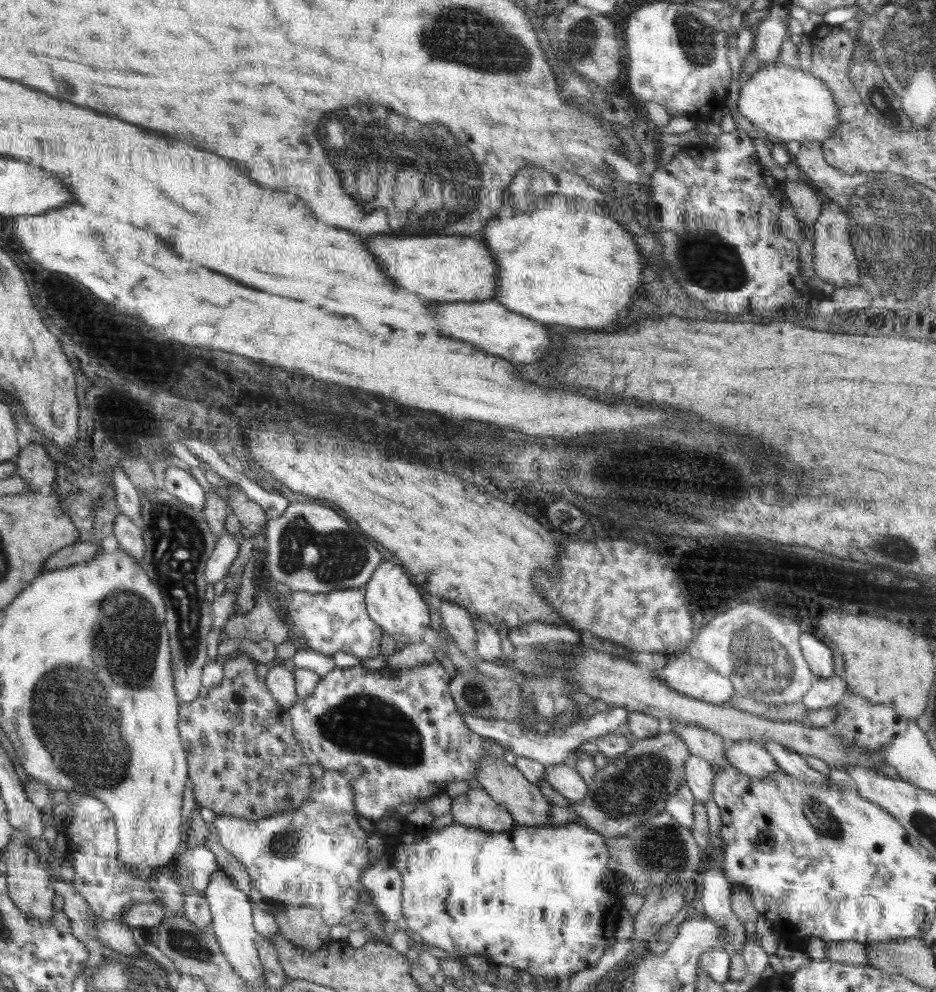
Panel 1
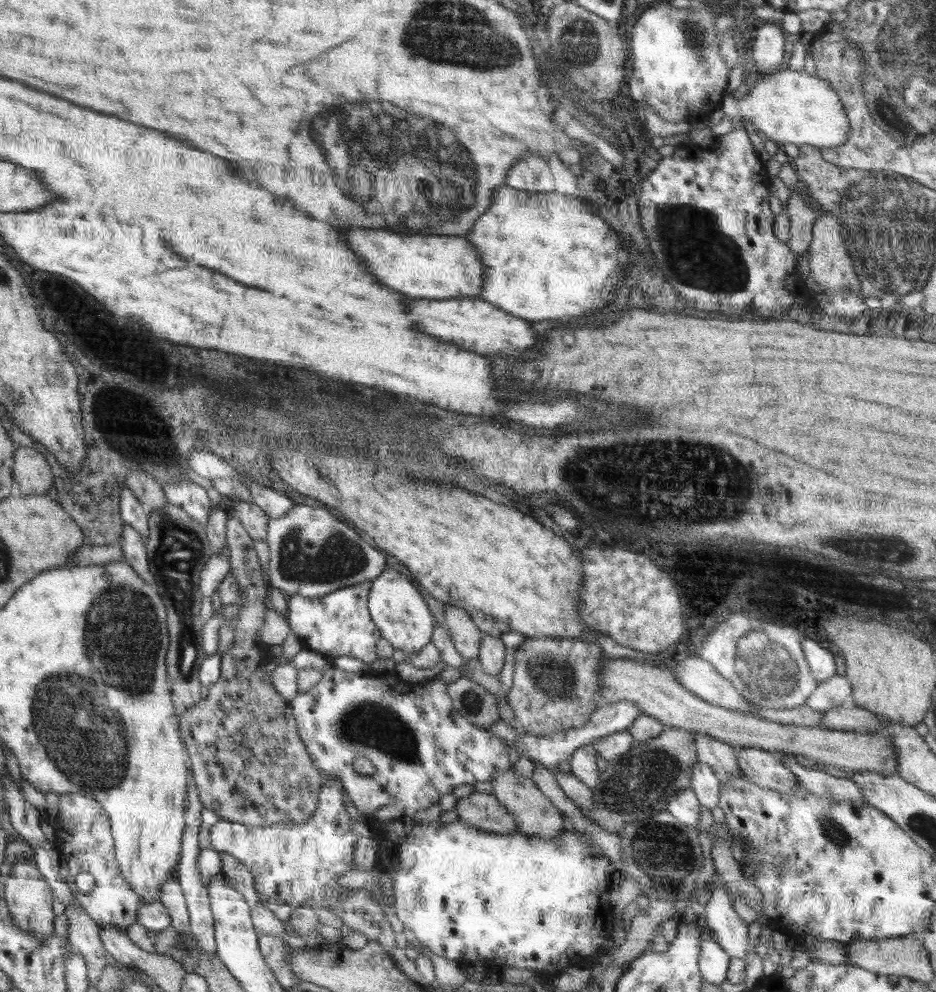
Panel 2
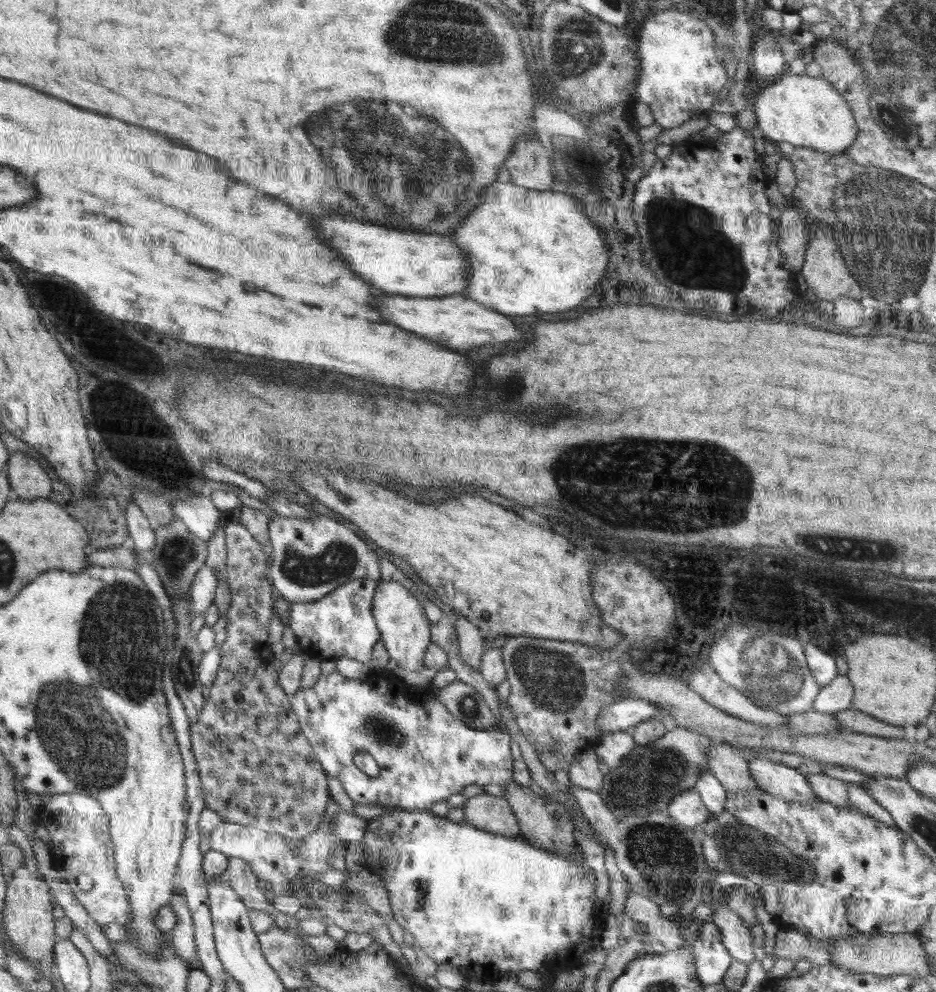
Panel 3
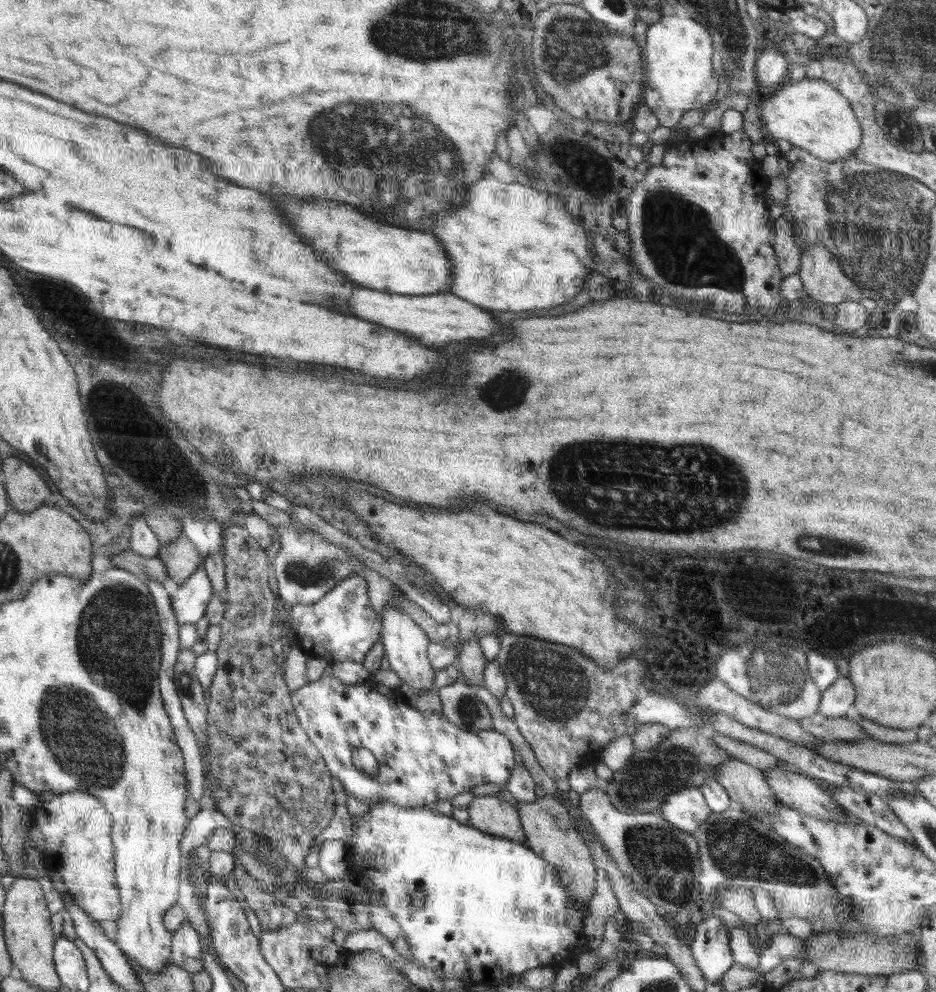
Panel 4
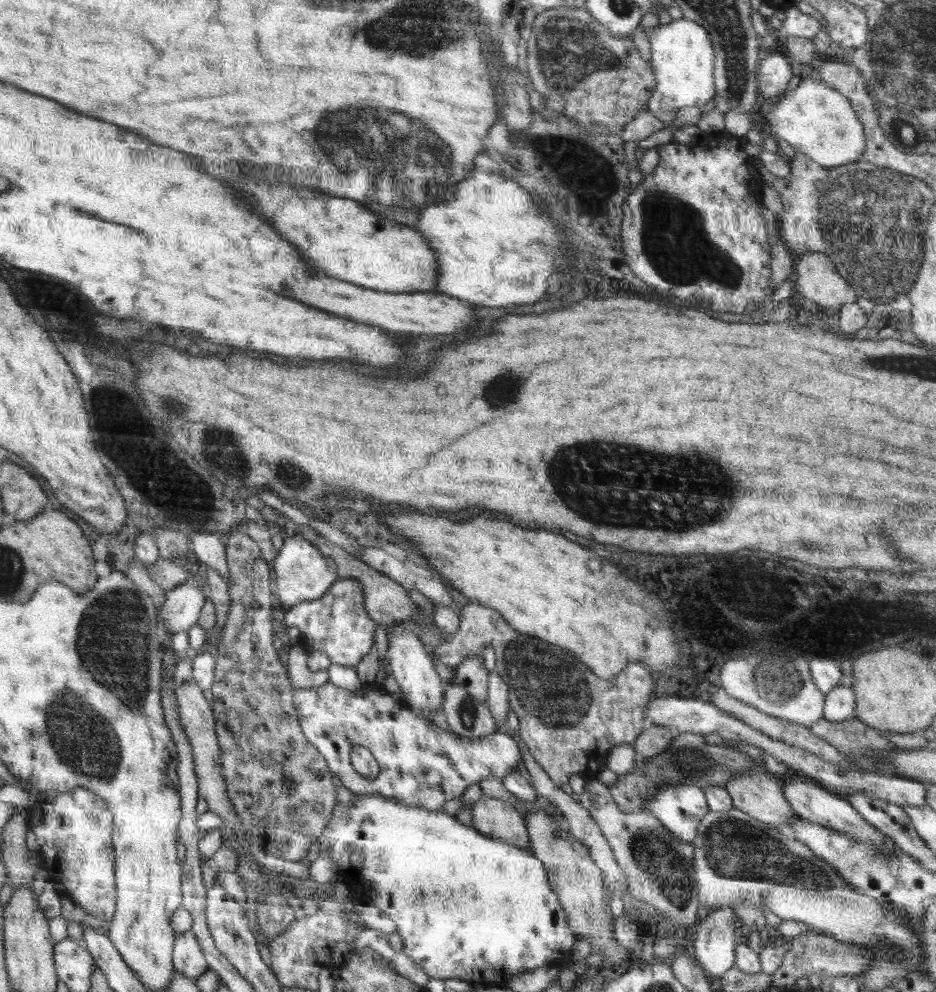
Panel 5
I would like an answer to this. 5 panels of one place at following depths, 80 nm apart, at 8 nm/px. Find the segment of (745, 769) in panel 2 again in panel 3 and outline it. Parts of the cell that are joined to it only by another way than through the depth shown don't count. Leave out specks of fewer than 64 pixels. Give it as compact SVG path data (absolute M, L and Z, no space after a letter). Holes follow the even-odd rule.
M750 757L748 766L751 776L762 791L806 806L820 801L805 775L798 773L795 768L773 762L767 757Z

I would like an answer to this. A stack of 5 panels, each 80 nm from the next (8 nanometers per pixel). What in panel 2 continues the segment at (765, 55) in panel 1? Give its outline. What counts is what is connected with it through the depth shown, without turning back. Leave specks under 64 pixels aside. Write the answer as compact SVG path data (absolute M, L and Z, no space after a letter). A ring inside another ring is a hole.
M771 22L759 25L756 37L749 44L751 67L762 73L773 73L784 67L785 40L781 25Z

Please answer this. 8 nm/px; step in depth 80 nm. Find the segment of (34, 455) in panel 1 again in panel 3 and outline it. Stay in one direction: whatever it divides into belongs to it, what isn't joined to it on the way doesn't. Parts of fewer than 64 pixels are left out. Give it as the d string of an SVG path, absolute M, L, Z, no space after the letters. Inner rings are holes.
M16 451L11 454L6 469L8 484L22 500L46 498L54 486L53 480L48 478L50 474L44 472L30 452Z

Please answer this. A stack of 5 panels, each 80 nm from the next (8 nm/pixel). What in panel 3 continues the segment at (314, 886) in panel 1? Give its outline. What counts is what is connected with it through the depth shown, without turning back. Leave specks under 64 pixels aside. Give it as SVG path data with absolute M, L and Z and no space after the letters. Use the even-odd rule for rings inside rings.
M330 798L325 808L323 822L319 827L308 835L304 843L295 849L281 834L269 833L256 827L244 826L229 822L222 822L214 827L210 834L210 849L223 852L228 857L244 859L250 866L251 871L260 882L263 890L270 890L273 896L290 897L292 891L292 880L294 882L318 881L323 872L331 869L331 860L335 854L335 848L347 845L330 831L330 824L338 811L340 805ZM300 874L303 874L301 877Z

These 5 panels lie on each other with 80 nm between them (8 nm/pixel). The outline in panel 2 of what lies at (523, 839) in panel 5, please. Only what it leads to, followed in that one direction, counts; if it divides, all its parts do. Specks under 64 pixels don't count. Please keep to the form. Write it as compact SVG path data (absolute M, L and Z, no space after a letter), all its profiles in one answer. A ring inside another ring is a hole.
M475 791L458 798L455 809L460 822L480 830L493 833L517 831L514 817L494 795Z

